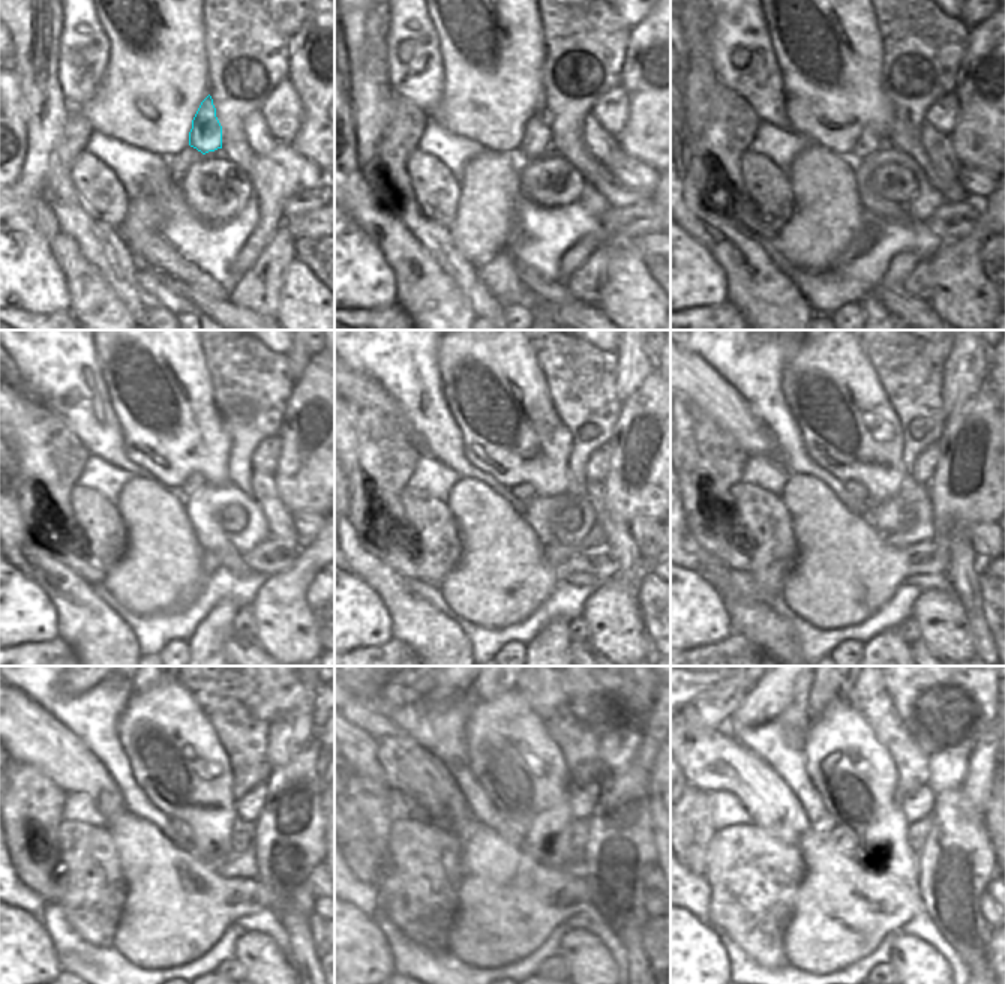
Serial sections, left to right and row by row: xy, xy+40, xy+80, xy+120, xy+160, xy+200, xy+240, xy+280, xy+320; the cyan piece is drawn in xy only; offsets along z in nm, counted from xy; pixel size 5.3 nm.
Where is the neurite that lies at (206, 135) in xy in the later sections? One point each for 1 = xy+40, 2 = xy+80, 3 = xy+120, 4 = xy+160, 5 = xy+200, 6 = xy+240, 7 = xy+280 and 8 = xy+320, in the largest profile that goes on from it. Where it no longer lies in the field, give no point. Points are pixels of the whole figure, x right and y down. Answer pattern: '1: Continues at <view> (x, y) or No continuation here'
1: Continues at xy+40 (537, 138)
2: Continues at xy+80 (869, 141)
3: Continues at xy+120 (195, 482)
4: Continues at xy+160 (525, 492)
5: Continues at xy+200 (852, 488)
6: Continues at xy+240 (182, 828)
7: Continues at xy+280 (512, 834)
8: Continues at xy+320 (845, 842).

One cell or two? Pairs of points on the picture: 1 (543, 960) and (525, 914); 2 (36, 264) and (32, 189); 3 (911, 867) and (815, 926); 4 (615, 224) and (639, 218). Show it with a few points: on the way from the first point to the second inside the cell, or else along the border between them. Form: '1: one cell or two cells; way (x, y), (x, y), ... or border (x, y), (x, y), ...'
1: two cells; border (564, 929), (540, 951), (510, 968)
2: one cell; way (20, 246), (20, 207)
3: two cells; border (863, 861), (881, 873), (917, 884)
4: one cell; way (621, 221), (633, 221)

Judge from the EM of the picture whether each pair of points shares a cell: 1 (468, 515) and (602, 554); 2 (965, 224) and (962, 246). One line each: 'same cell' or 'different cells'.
1: same cell
2: different cells

